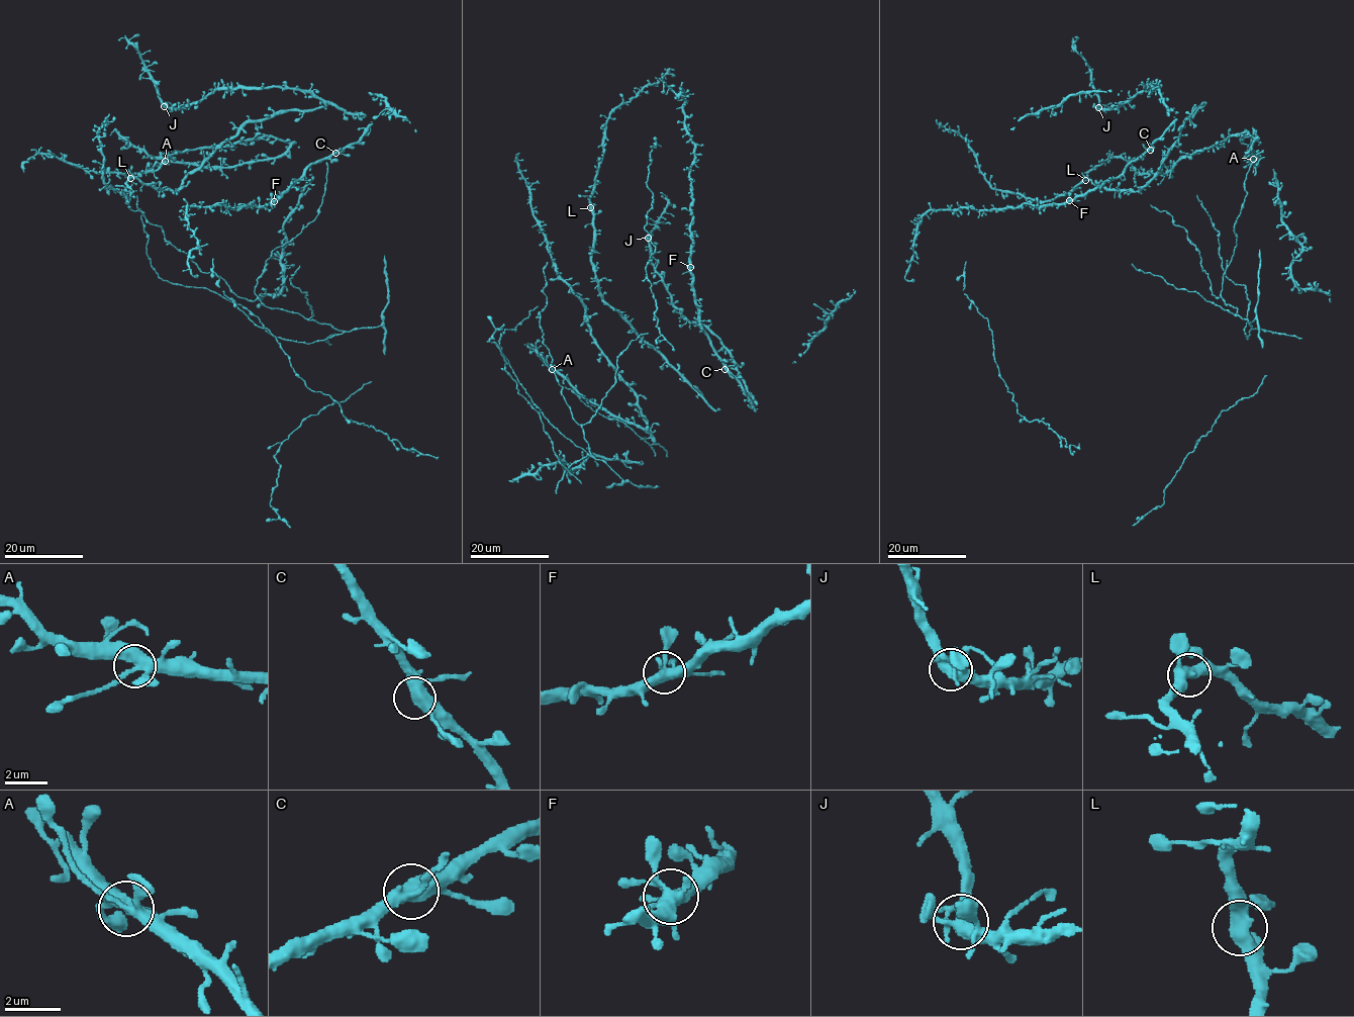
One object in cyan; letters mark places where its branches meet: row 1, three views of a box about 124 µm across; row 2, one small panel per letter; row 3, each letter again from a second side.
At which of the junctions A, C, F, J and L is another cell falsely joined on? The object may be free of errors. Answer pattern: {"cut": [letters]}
{"cut": []}

